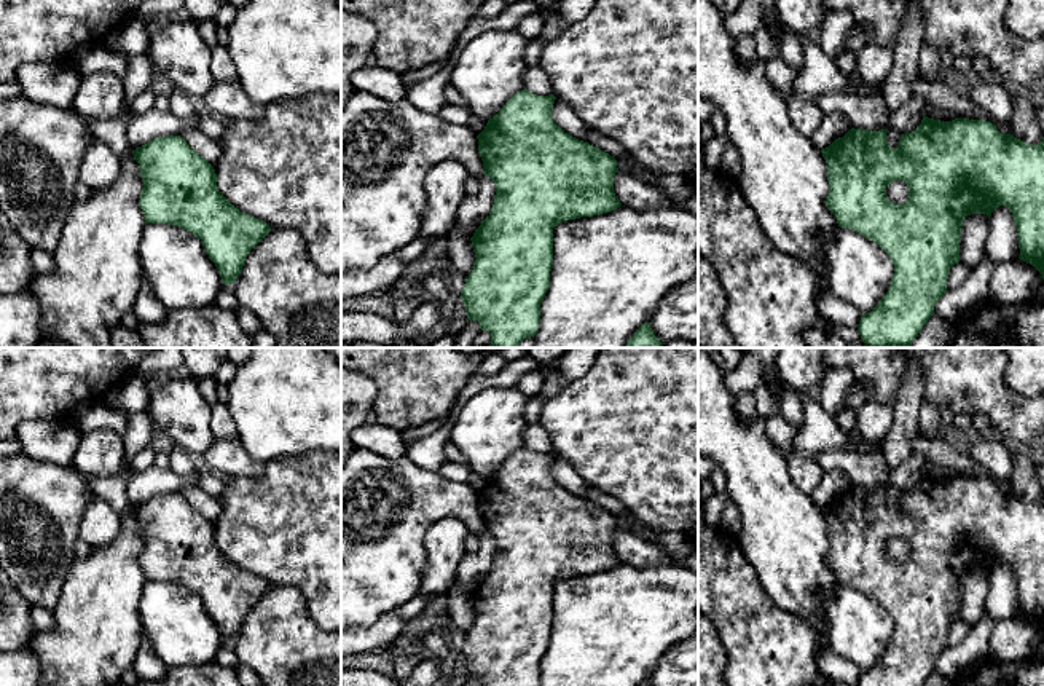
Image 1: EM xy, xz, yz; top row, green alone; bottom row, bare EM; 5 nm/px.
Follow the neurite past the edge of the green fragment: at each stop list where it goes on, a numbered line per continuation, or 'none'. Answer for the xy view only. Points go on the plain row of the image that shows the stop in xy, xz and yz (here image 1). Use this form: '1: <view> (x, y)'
none

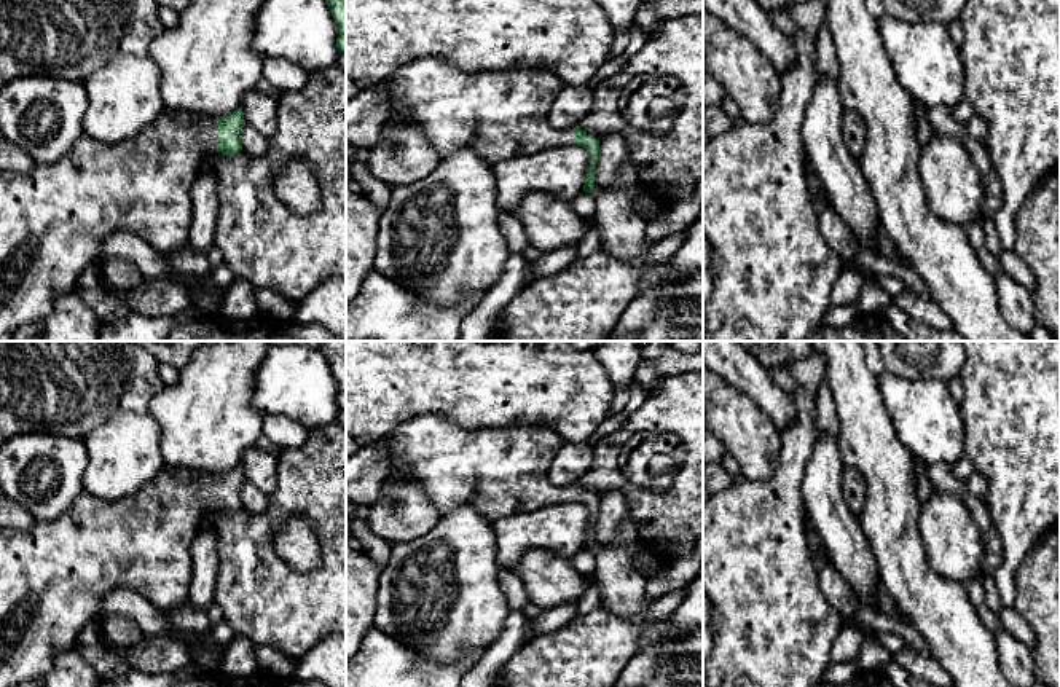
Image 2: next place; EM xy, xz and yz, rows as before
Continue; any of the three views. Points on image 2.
1: xy (53, 577)

